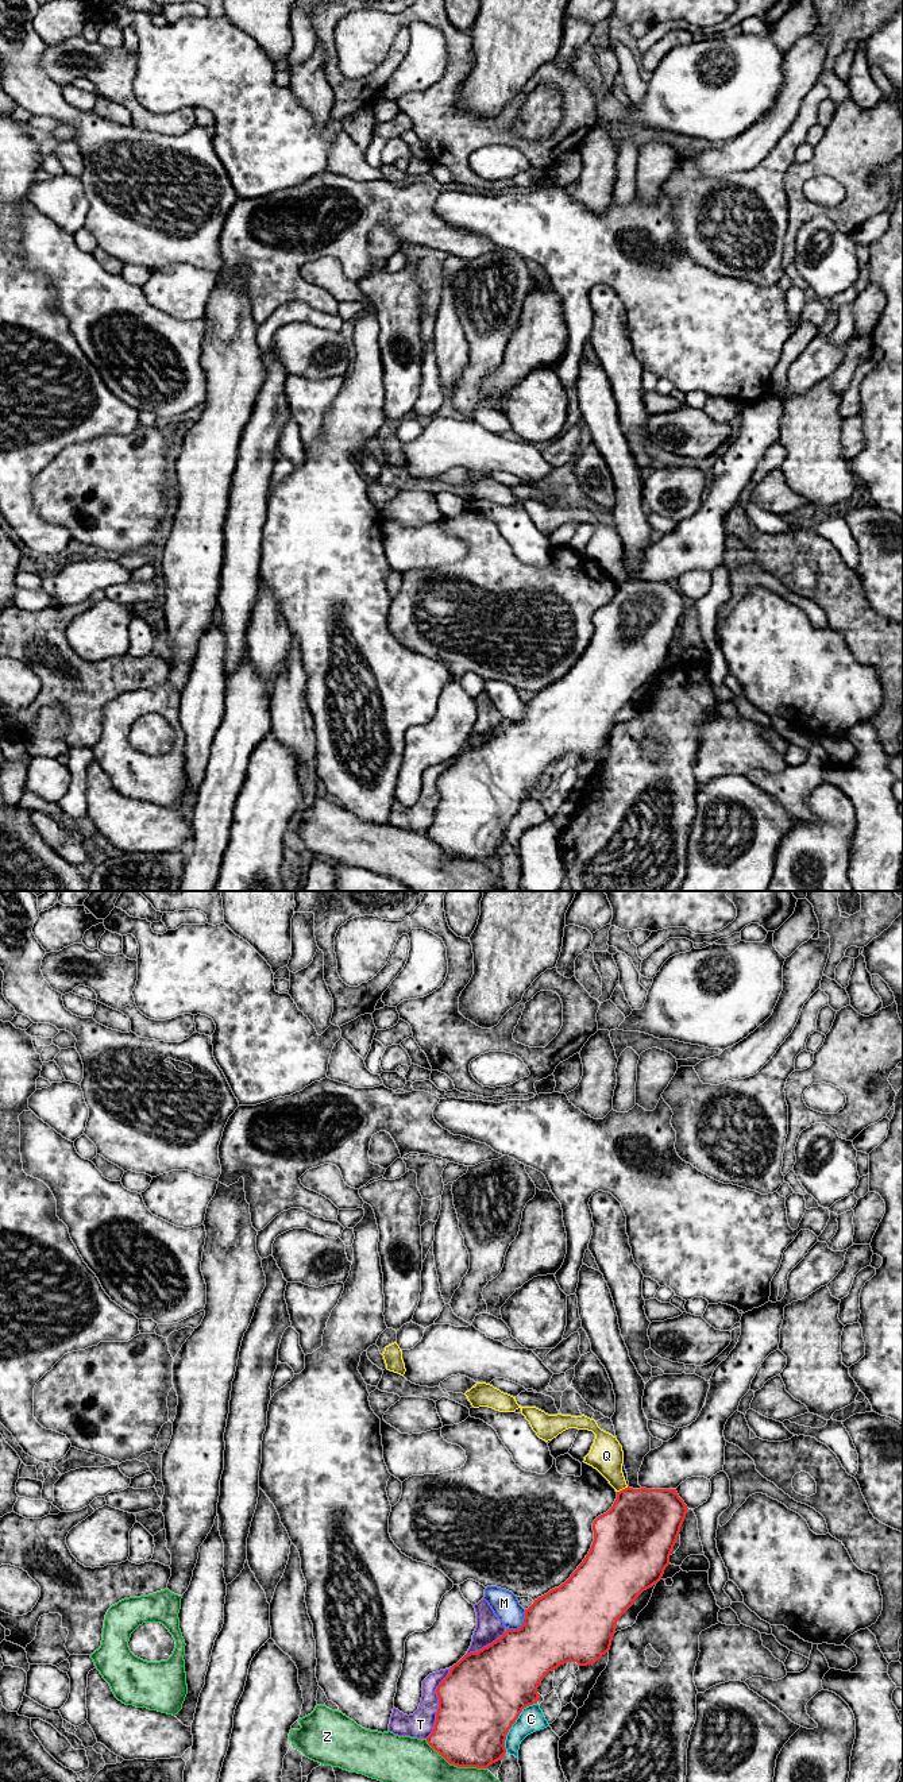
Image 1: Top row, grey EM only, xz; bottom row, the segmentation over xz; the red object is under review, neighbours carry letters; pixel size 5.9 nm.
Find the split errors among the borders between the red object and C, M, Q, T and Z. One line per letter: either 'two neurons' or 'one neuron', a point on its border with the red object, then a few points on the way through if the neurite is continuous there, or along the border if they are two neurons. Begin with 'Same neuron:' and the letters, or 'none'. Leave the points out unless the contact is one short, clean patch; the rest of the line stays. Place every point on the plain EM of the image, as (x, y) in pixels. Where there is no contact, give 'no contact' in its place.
Same neuron: none
C: two neurons; contact xz (513, 816)
M: two neurons; contact xz (523, 717)
Q: two neurons; contact xz (622, 582); border xz (628, 579), (617, 585)
T: two neurons; contact xz (439, 795)
Z: two neurons; contact xz (455, 857)

